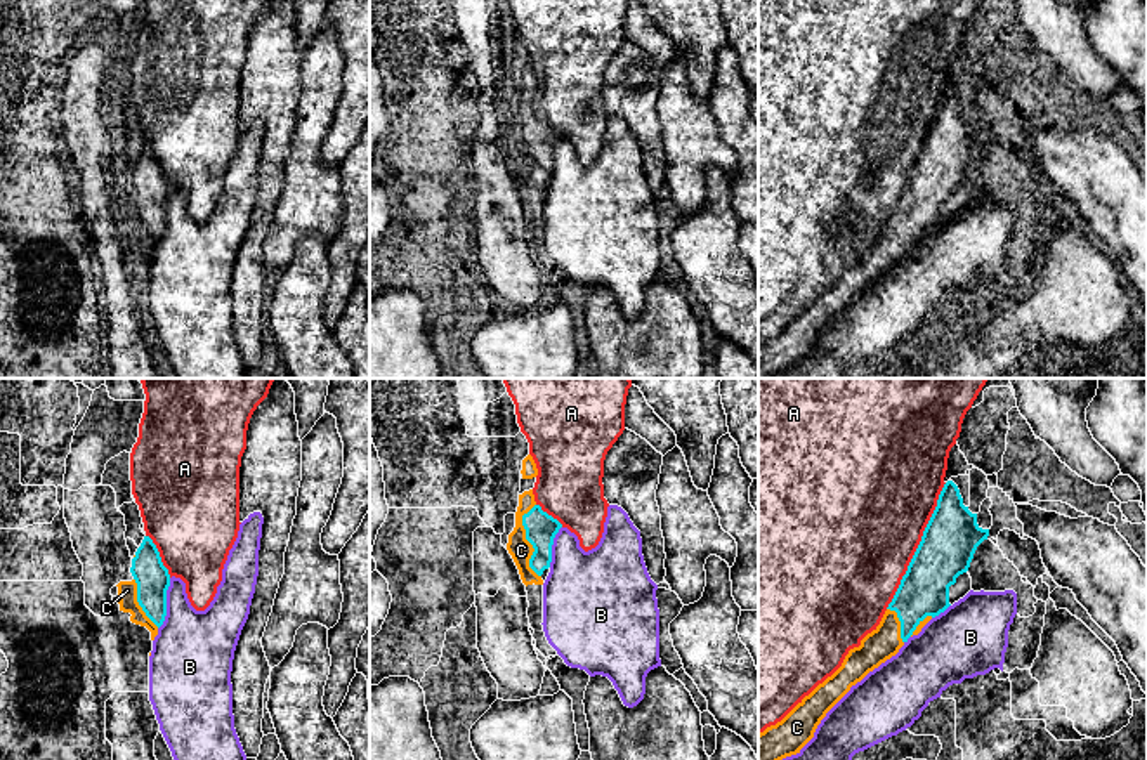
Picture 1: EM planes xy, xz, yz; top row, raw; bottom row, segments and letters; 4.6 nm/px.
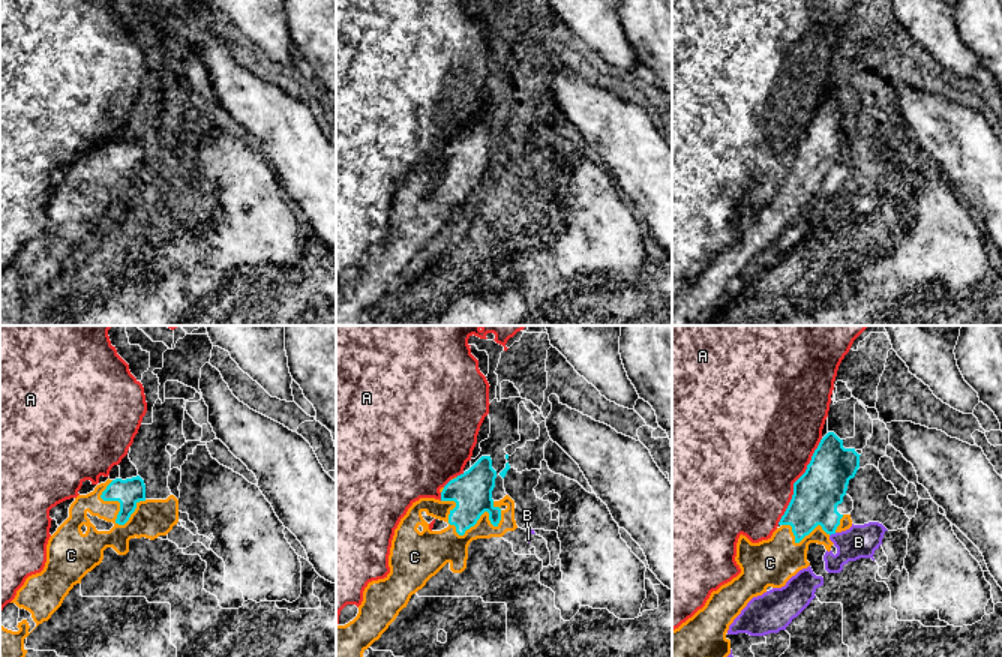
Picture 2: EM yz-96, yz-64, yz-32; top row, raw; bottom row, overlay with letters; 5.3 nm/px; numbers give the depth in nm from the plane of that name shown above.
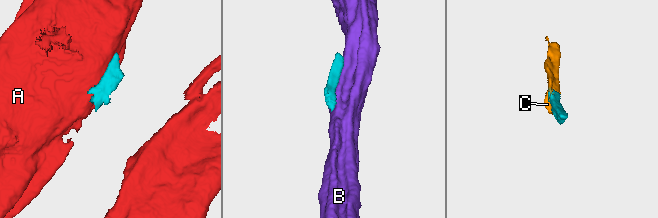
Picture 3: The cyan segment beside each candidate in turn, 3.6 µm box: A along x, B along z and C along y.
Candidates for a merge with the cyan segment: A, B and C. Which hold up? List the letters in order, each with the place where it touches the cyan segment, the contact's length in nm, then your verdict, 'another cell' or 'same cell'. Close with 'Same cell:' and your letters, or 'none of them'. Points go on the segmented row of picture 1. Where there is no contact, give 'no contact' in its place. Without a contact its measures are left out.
A: yz (918, 545) | 650 nm | another cell
B: xy (165, 604) | 240 nm | another cell
C: xz (526, 538) | 340 nm | same cell
Same cell: C

